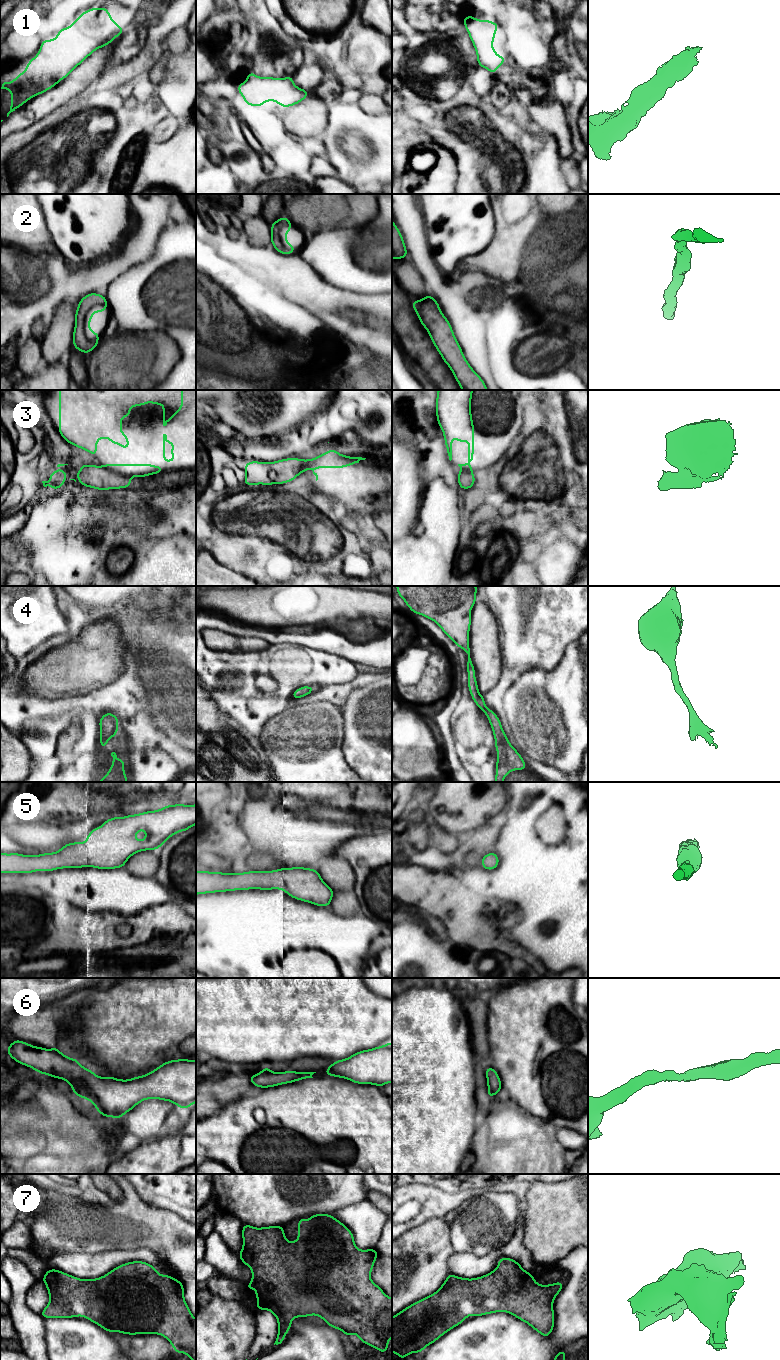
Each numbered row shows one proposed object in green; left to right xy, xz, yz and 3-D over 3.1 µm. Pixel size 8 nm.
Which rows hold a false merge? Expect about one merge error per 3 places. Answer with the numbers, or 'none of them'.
3

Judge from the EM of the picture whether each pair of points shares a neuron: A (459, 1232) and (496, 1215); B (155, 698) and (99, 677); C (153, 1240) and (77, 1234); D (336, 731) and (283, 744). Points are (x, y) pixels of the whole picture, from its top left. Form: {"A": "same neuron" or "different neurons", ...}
{"A": "same neuron", "B": "different neurons", "C": "same neuron", "D": "same neuron"}

